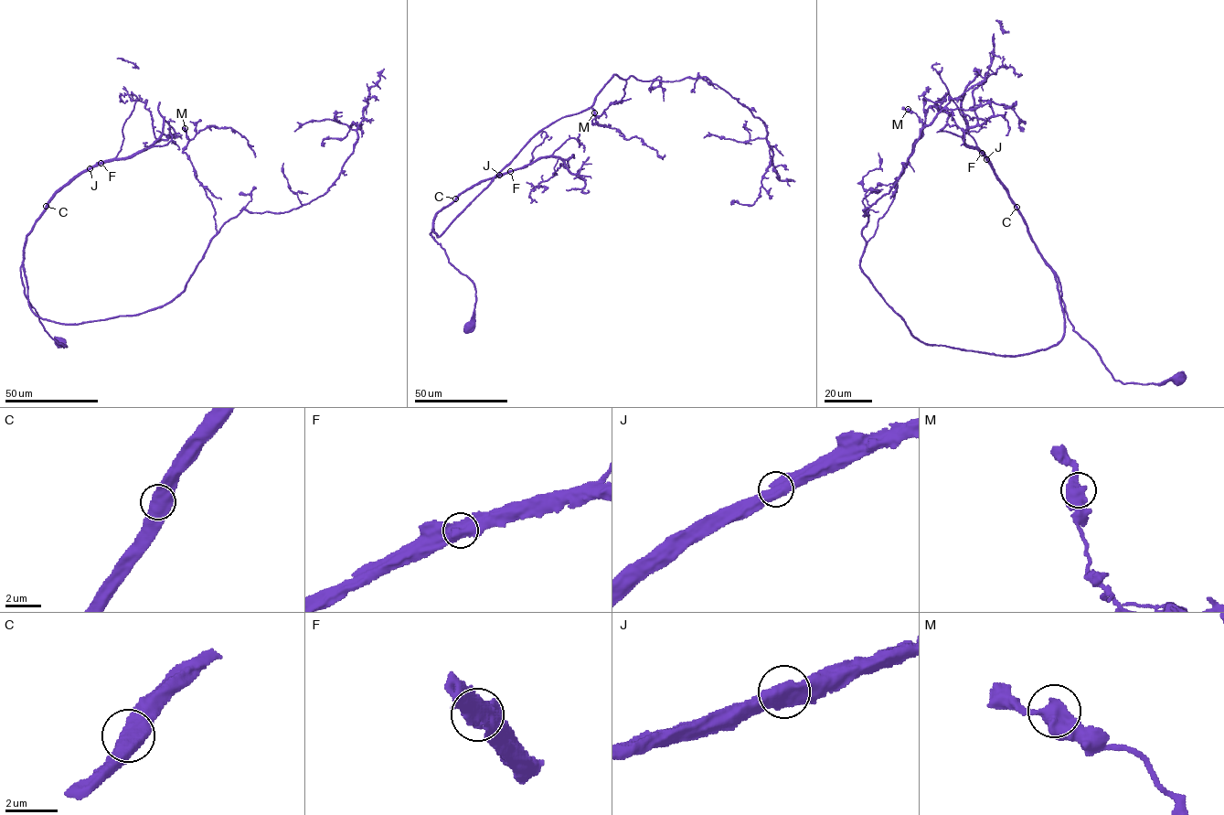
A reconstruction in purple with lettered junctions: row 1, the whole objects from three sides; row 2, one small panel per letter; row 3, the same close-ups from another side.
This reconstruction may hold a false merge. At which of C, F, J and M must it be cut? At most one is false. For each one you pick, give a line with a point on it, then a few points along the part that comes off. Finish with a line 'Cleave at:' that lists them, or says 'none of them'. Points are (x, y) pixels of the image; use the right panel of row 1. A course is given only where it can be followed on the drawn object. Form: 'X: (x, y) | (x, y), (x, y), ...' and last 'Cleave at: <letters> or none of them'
Cleave at: none of them

